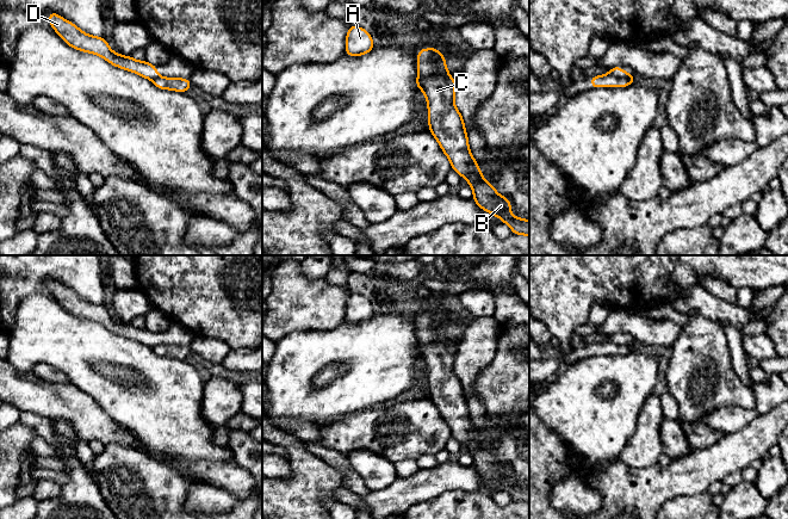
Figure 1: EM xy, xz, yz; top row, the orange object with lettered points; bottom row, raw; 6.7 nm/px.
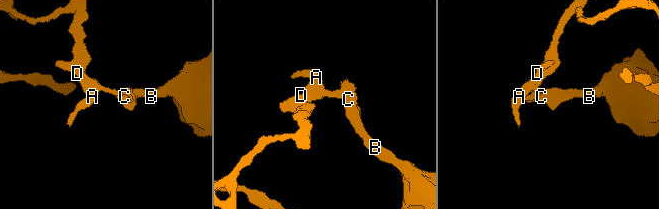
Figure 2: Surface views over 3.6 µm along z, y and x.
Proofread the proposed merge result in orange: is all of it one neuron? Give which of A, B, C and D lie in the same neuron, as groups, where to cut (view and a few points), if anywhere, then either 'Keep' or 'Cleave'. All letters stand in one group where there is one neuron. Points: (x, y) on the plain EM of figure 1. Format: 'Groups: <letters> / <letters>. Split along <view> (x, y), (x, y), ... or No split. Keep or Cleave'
Groups: A D / B C. Split along yz (609, 339), (618, 345), (632, 343). Cleave

